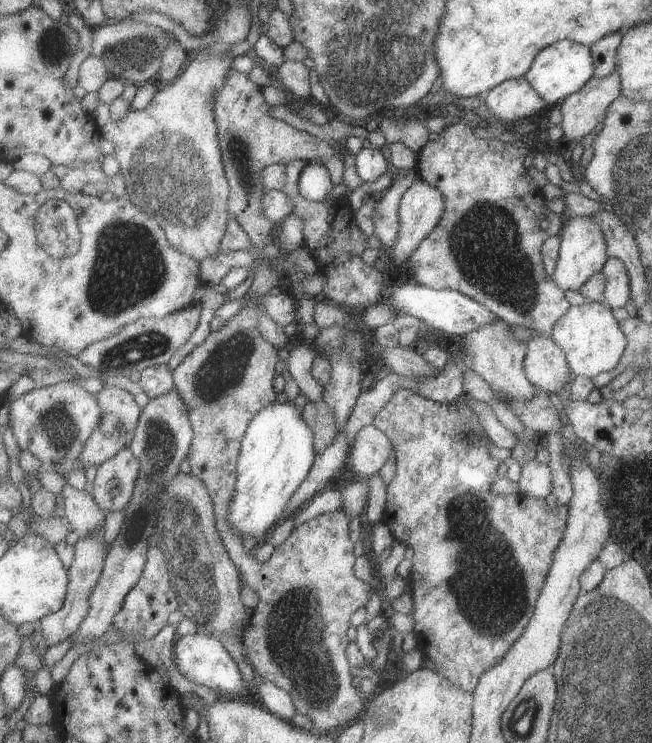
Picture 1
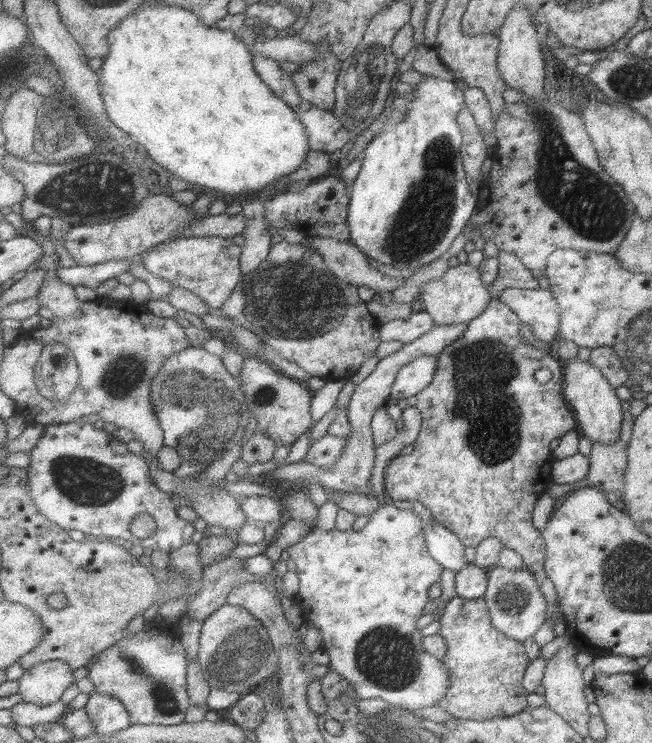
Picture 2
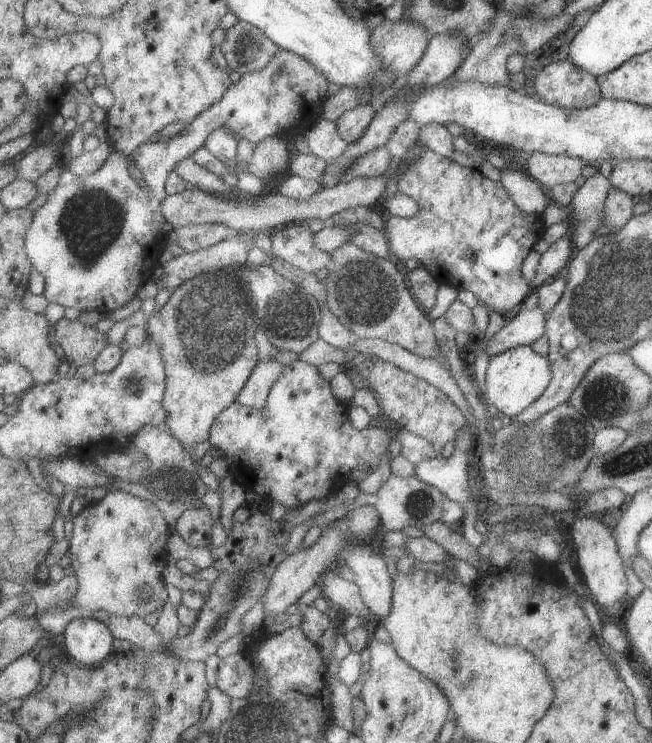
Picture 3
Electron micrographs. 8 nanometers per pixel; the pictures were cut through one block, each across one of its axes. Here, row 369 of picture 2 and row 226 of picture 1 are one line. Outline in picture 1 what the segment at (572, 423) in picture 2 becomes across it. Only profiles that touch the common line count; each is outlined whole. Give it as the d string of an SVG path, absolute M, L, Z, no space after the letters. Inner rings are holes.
M466 120L447 123L436 140L427 141L418 150L415 176L441 192L443 211L437 224L411 256L411 278L415 283L432 289L449 289L463 293L485 306L491 314L501 318L509 326L525 326L549 336L554 322L561 318L570 304L544 271L541 245L546 238L555 236L562 228L564 217L547 210L546 201L539 189L527 178L523 158L528 154L525 143L516 136L514 141L502 142L497 138L477 138ZM545 216L549 220L546 230L537 226L537 220Z

